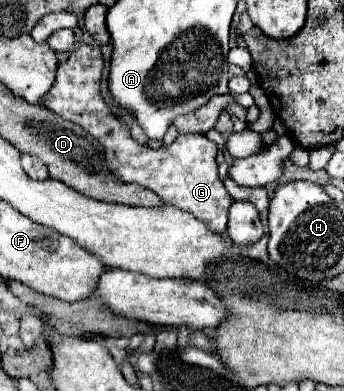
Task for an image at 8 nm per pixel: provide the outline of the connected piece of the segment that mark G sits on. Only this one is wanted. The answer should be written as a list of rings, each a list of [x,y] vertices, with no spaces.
[[[81,44],[75,52],[71,52],[69,60],[59,64],[57,80],[53,88],[47,92],[43,104],[51,108],[65,120],[81,124],[91,136],[95,136],[103,150],[109,168],[119,180],[139,184],[143,188],[153,190],[165,204],[177,206],[185,212],[191,212],[197,220],[209,226],[215,234],[227,234],[227,216],[233,204],[233,198],[225,190],[223,182],[217,176],[217,152],[219,146],[211,142],[203,134],[185,134],[177,136],[175,142],[161,150],[151,150],[147,144],[137,144],[127,126],[123,126],[103,102],[99,94],[99,80],[103,72],[103,56],[97,48]]]

